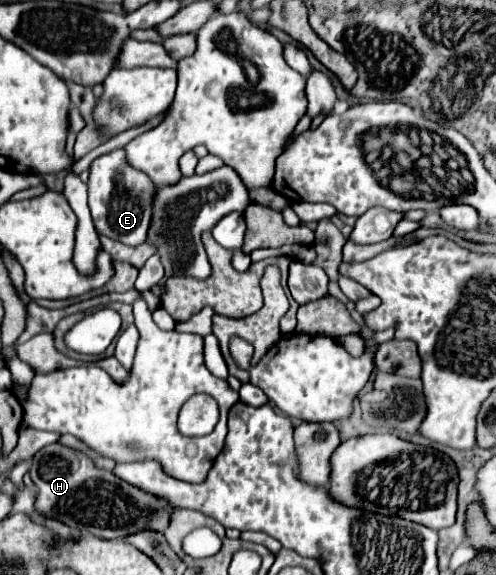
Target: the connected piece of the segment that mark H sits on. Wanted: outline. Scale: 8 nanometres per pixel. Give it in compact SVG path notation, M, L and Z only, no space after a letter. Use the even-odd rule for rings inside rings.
M60 443L46 445L32 457L30 477L38 487L36 509L40 513L100 539L122 539L140 531L164 533L174 511L166 499L122 481L112 471L98 469L88 455Z

